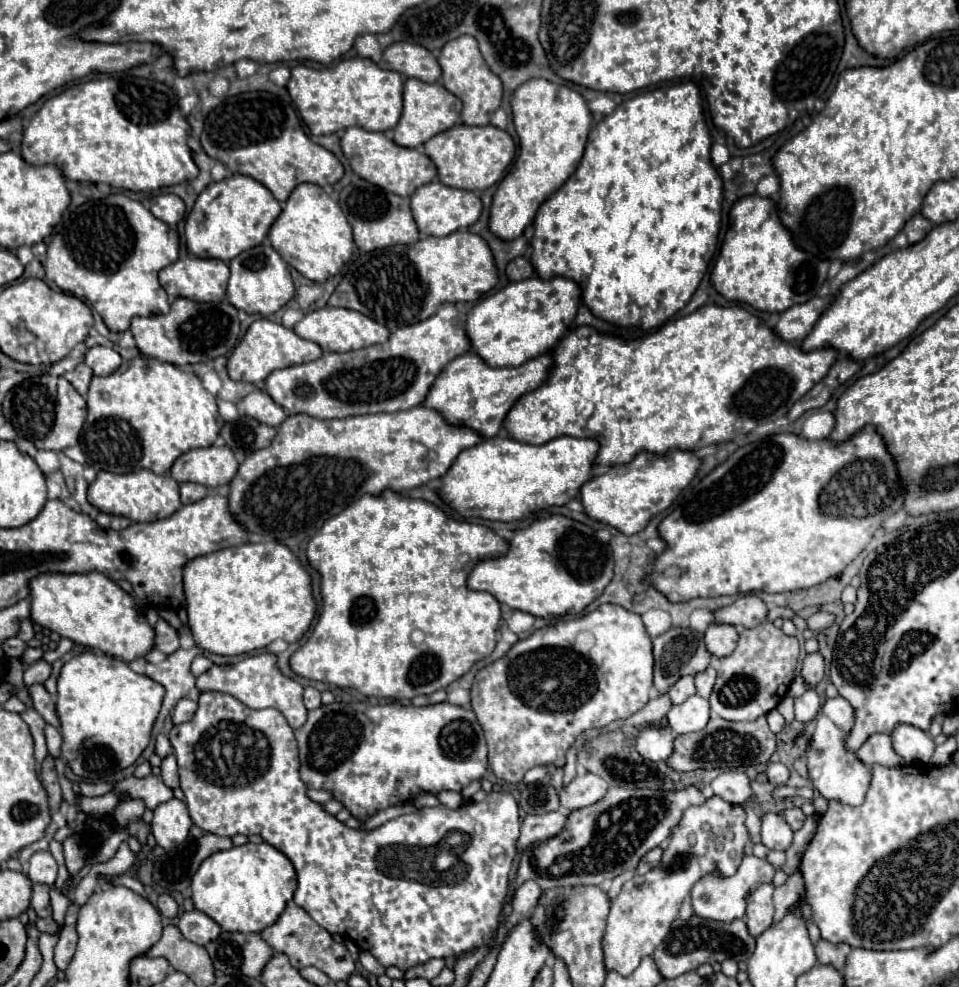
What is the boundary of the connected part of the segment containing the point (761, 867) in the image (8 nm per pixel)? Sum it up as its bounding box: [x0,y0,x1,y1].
[691,854,775,922]

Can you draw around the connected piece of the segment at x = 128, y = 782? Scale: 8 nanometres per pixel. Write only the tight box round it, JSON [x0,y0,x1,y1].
[117,776,173,808]

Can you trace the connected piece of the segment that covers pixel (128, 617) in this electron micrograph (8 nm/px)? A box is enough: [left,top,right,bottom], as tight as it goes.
[29,572,153,660]

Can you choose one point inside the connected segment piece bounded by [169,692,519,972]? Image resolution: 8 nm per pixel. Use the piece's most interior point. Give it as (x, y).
(429, 885)

